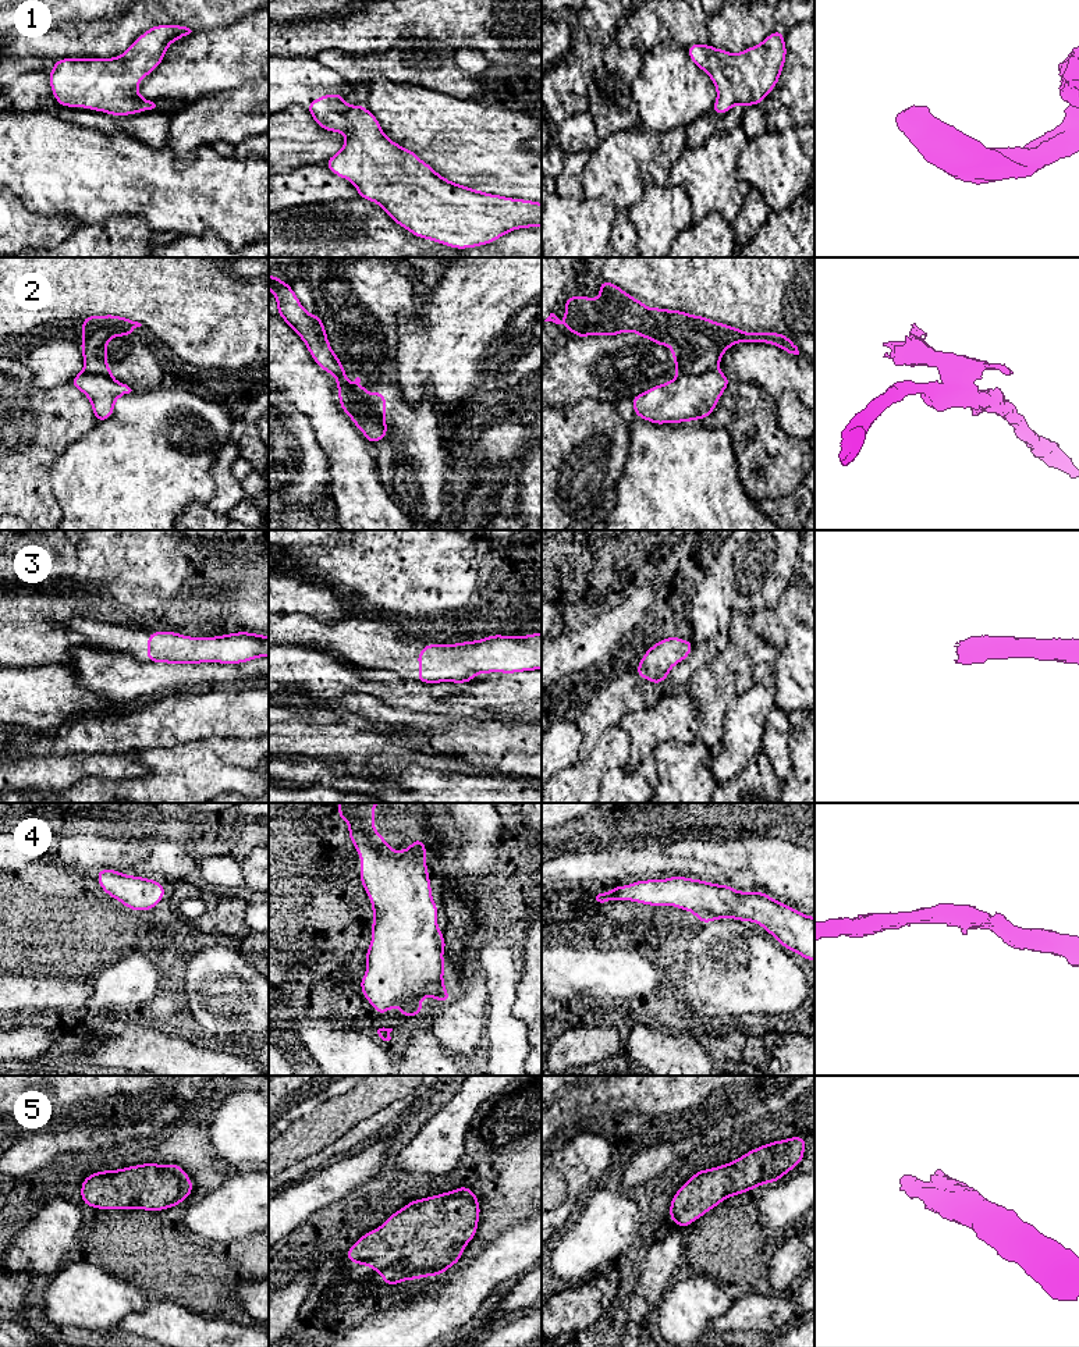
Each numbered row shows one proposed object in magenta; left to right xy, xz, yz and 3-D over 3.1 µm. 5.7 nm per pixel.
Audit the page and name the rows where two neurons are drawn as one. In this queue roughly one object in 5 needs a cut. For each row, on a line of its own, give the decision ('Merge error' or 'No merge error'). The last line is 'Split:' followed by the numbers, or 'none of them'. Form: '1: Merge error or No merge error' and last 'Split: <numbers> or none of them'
1: No merge error
2: Merge error
3: No merge error
4: No merge error
5: No merge error
Split: 2

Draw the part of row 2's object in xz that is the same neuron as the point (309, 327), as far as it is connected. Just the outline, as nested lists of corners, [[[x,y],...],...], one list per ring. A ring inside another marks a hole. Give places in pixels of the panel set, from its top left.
[[[274,274],[269,276],[269,289],[277,299],[277,313],[302,338],[320,369],[336,377],[342,412],[352,419],[372,445],[383,440],[388,427],[372,413],[372,402],[354,392],[344,366],[329,344],[322,319],[317,314],[309,314],[290,284]]]

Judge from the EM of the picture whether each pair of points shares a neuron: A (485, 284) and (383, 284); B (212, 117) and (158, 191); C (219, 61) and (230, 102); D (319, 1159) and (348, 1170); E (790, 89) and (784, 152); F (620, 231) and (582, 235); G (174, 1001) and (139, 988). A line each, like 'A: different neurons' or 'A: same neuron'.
A: different neurons
B: different neurons
C: different neurons
D: different neurons
E: different neurons
F: different neurons
G: different neurons

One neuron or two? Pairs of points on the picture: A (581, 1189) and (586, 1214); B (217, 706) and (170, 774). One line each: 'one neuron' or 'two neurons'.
A: two neurons
B: two neurons

